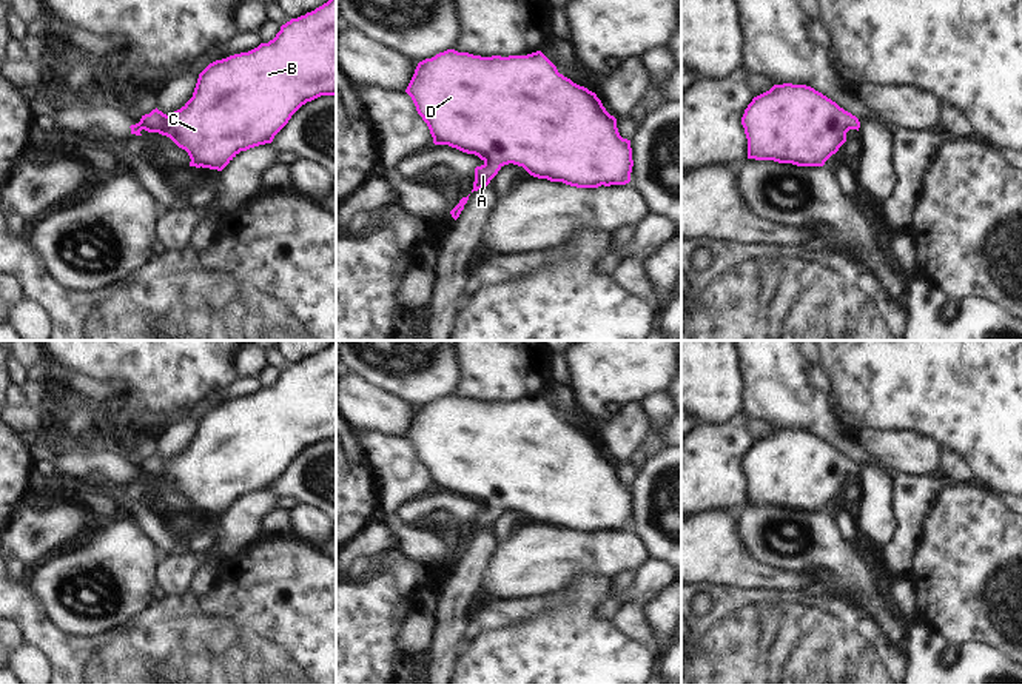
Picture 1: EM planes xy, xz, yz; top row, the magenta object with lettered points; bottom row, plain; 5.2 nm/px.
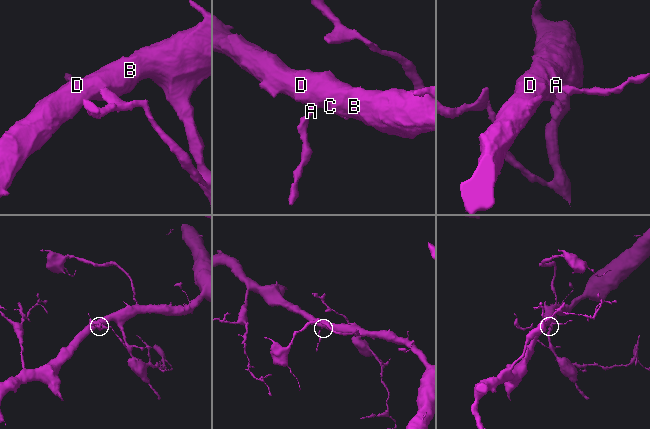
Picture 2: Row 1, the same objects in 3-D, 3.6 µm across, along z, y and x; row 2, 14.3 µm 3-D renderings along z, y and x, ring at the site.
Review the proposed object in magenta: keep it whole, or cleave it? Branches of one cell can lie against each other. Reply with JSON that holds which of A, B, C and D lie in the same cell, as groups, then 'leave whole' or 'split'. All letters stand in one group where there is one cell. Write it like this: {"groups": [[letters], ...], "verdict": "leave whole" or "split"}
{"groups": [["A", "B", "C", "D"]], "verdict": "leave whole"}

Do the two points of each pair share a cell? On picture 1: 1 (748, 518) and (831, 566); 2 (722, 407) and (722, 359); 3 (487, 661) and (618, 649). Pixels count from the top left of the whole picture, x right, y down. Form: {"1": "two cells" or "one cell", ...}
{"1": "one cell", "2": "one cell", "3": "one cell"}

